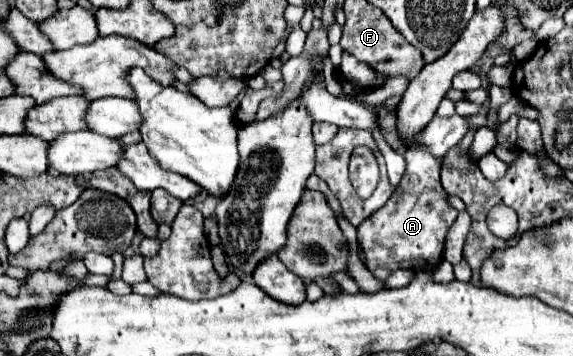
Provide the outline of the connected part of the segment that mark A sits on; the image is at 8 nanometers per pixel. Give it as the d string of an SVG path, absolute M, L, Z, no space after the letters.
M409 146L405 150L407 170L393 192L395 196L357 228L357 240L365 254L365 266L377 280L385 280L397 268L433 270L443 256L445 236L457 218L457 210L449 204L441 186L441 162L431 156L429 148Z

